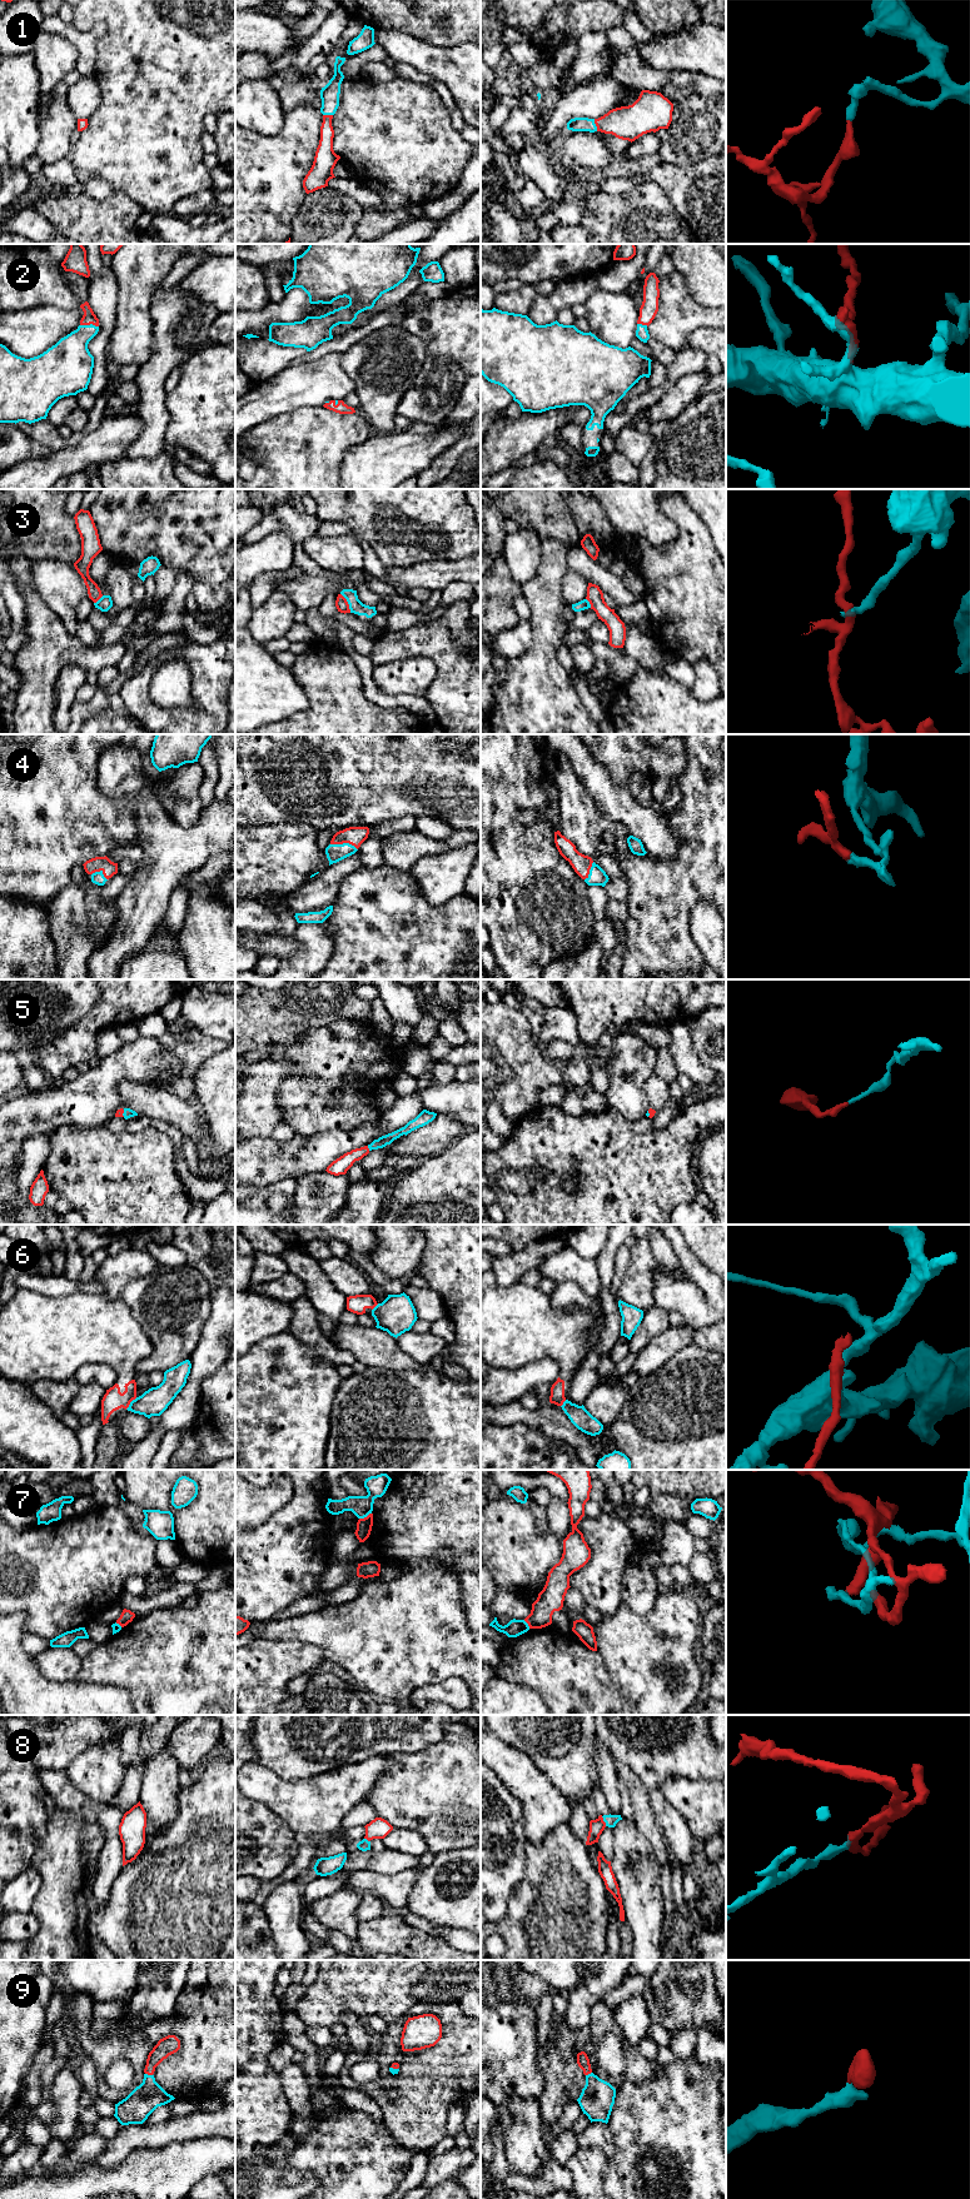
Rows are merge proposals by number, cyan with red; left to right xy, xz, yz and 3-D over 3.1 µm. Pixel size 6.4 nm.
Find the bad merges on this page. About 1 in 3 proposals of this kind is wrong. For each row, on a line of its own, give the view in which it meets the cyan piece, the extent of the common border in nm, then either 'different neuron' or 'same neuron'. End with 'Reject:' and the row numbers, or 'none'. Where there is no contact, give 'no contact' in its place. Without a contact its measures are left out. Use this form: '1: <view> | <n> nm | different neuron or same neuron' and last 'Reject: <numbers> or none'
1: yz | 80 nm | same neuron
2: xy | 120 nm | same neuron
3: xz | 140 nm | different neuron
4: xz | 180 nm | same neuron
5: xz | 40 nm | same neuron
6: xy | 110 nm | different neuron
7: xz | 90 nm | different neuron
8: yz | 70 nm | same neuron
9: xy | 50 nm | same neuron
Reject: 3, 6, 7

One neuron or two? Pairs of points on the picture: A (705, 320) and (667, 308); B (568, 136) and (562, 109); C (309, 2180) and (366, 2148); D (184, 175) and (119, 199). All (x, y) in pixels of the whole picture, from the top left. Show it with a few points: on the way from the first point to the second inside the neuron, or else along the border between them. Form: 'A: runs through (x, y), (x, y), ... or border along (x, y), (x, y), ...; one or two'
A: runs through (696, 315), (680, 314), (676, 310); one
B: border along (566, 128), (561, 134); two
C: border along (318, 2179), (308, 2173), (299, 2182), (287, 2184); two
D: border along (115, 189), (125, 193), (144, 210); two

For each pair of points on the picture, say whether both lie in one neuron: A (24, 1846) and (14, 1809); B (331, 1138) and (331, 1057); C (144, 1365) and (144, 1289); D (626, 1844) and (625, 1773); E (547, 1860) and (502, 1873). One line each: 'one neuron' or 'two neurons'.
A: one neuron
B: two neurons
C: one neuron
D: two neurons
E: two neurons

